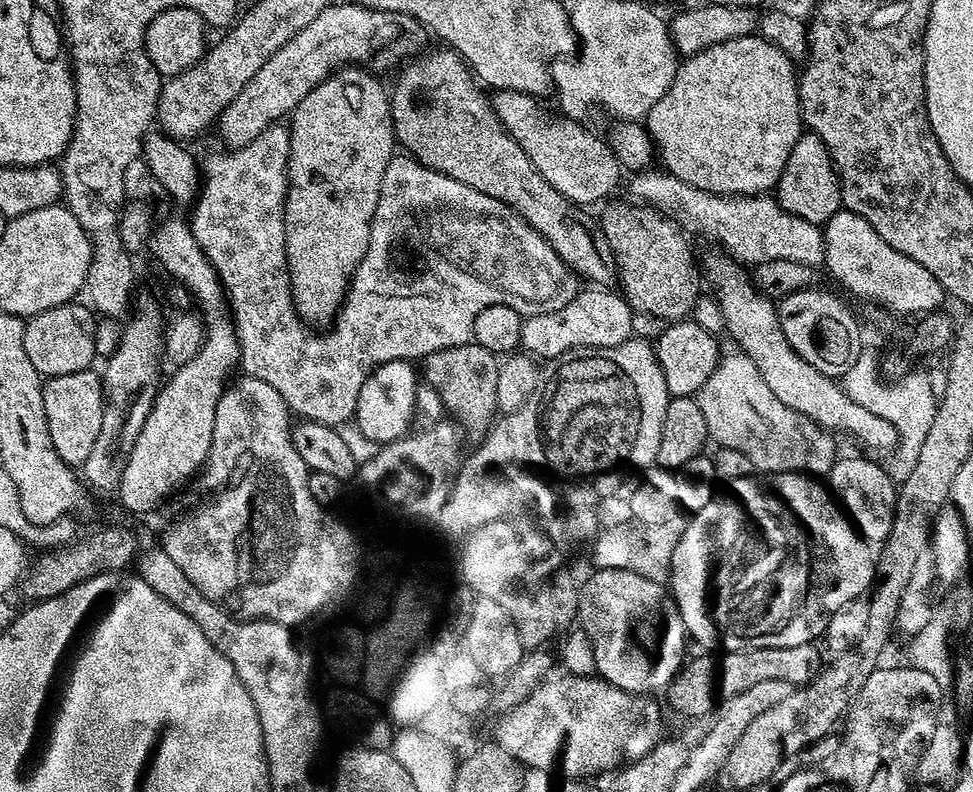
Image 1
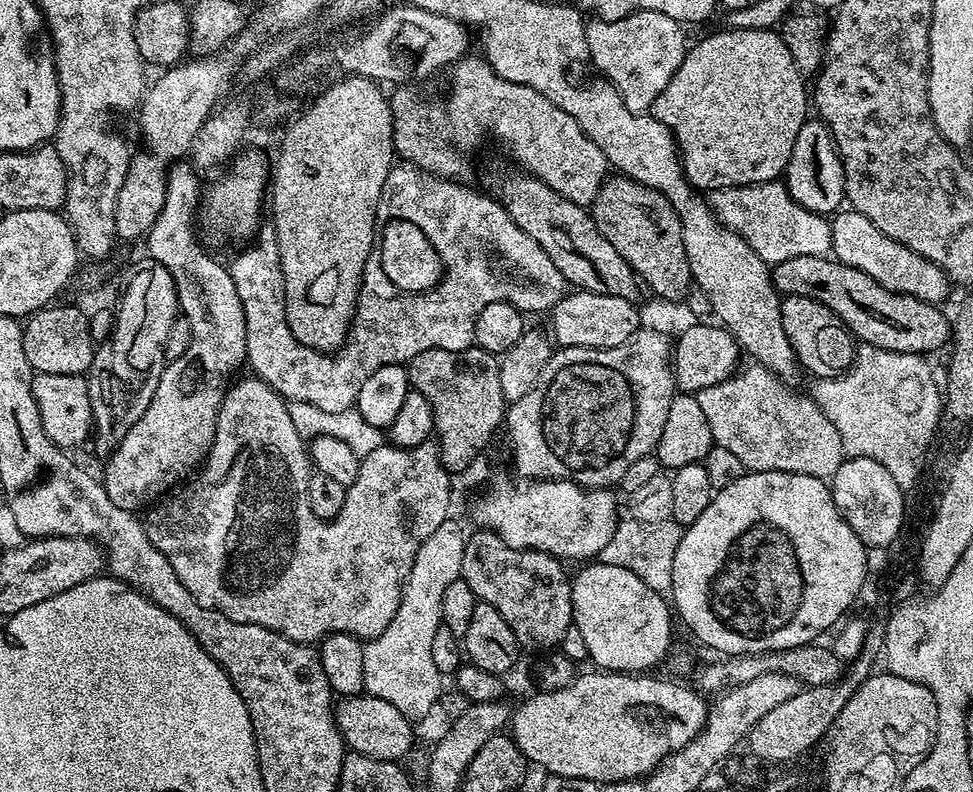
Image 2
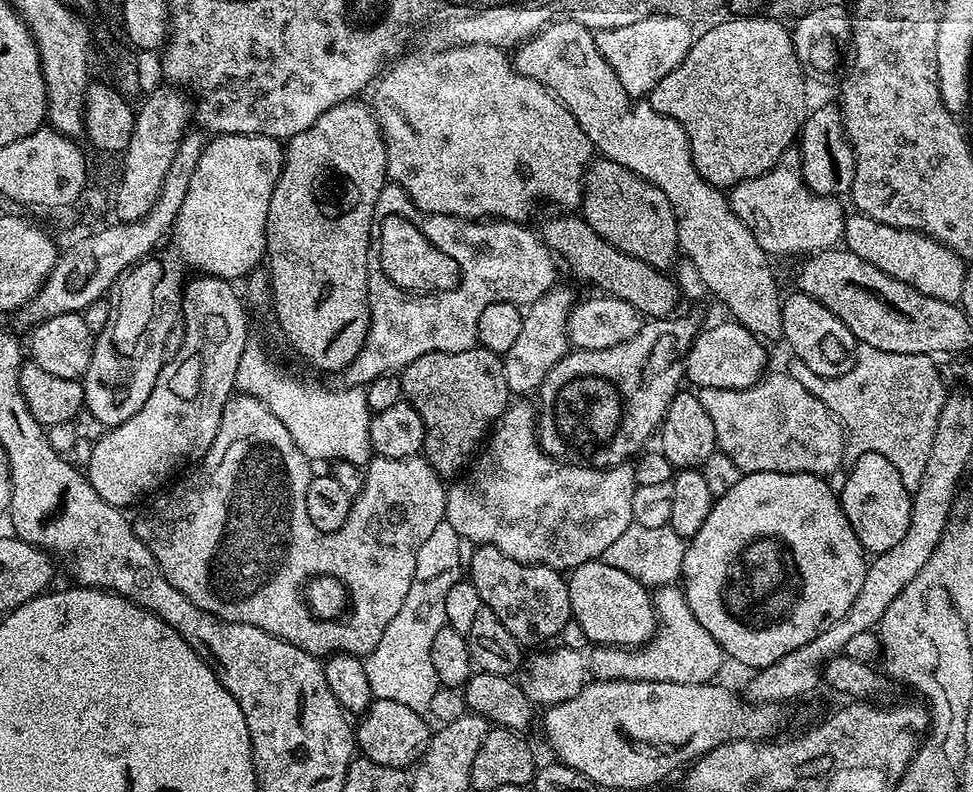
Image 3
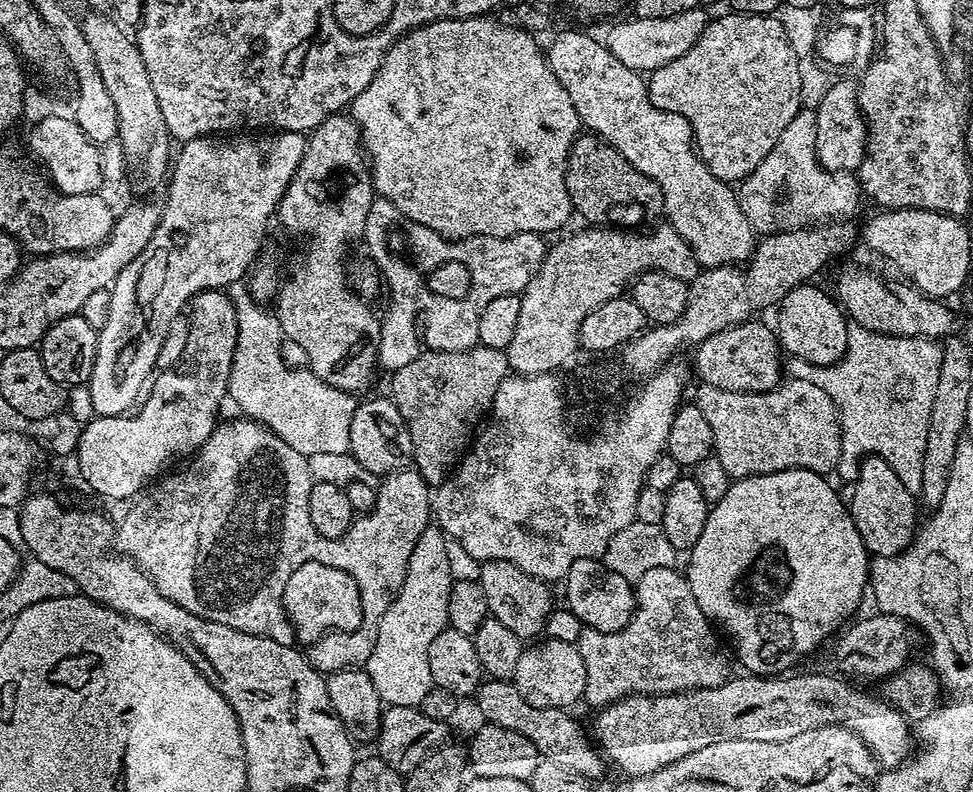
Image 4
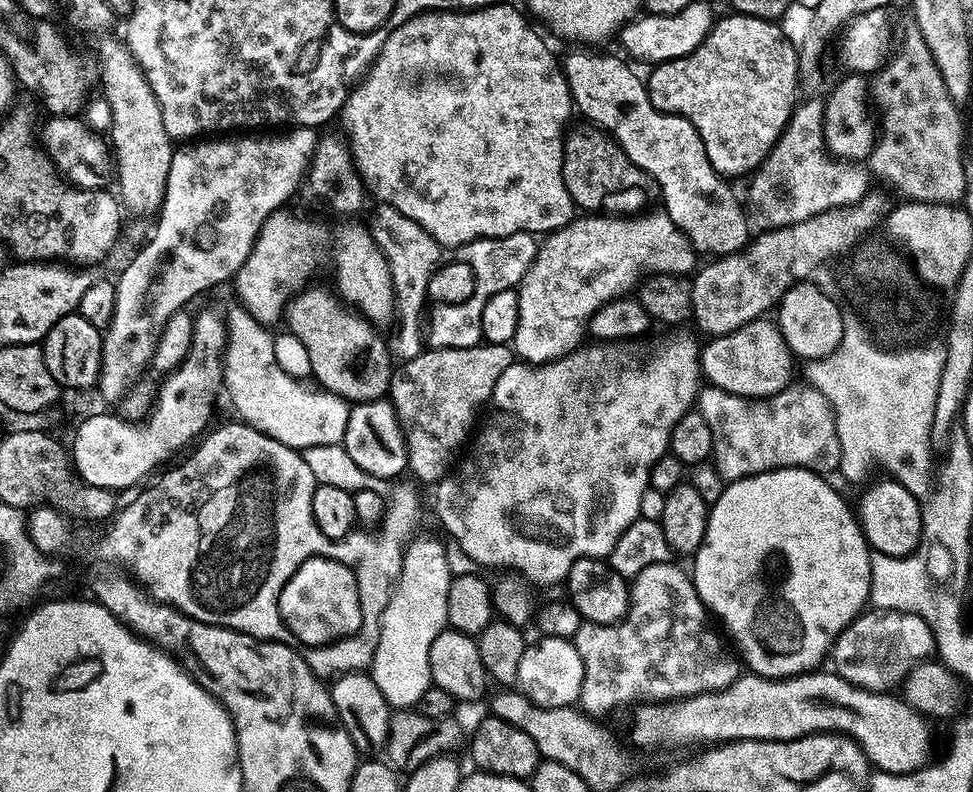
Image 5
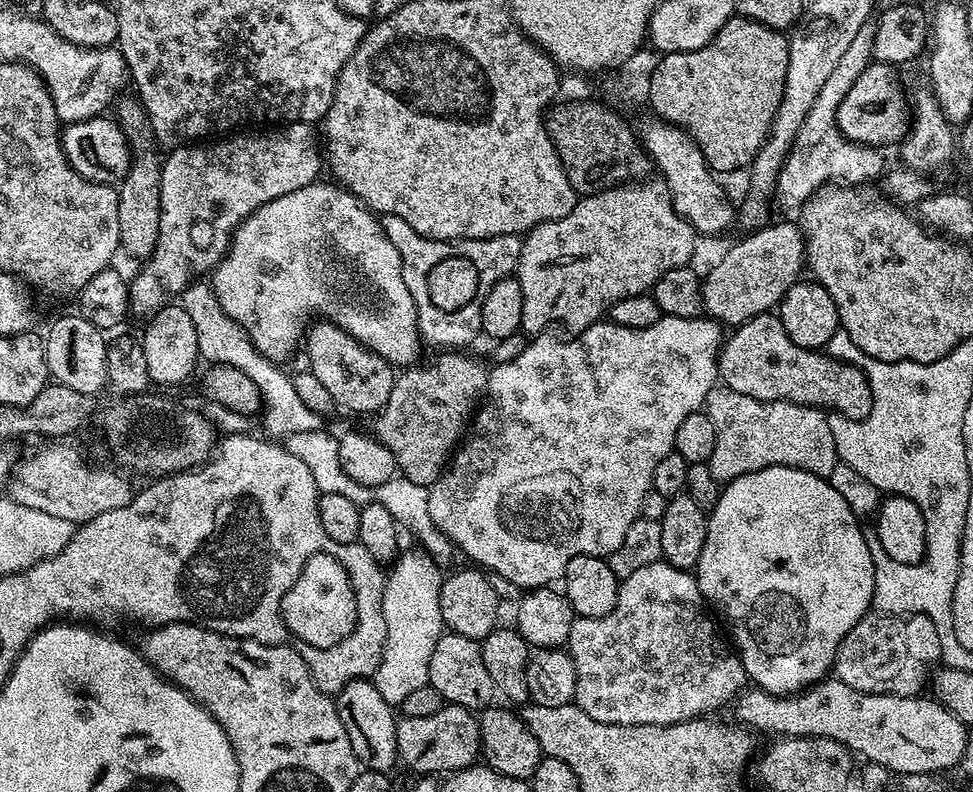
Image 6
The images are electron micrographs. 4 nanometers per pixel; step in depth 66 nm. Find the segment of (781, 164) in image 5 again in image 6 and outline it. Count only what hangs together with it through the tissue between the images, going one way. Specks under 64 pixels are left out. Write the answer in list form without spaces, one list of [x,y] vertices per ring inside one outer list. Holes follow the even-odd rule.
[[[871,23],[862,26],[858,34],[854,34],[854,42],[846,54],[842,54],[838,66],[834,66],[832,73],[826,77],[822,91],[814,106],[810,106],[810,114],[806,114],[806,122],[802,130],[798,130],[796,141],[792,143],[792,149],[788,151],[788,157],[784,159],[784,167],[780,169],[774,189],[774,200],[784,208],[799,210],[805,202],[818,191],[819,188],[831,185],[833,182],[843,182],[848,186],[860,186],[870,182],[874,176],[883,170],[884,164],[875,147],[857,144],[847,140],[840,132],[836,124],[836,111],[842,106],[842,100],[846,94],[850,94],[850,88],[858,78],[873,63],[874,42],[872,41],[874,28]]]

